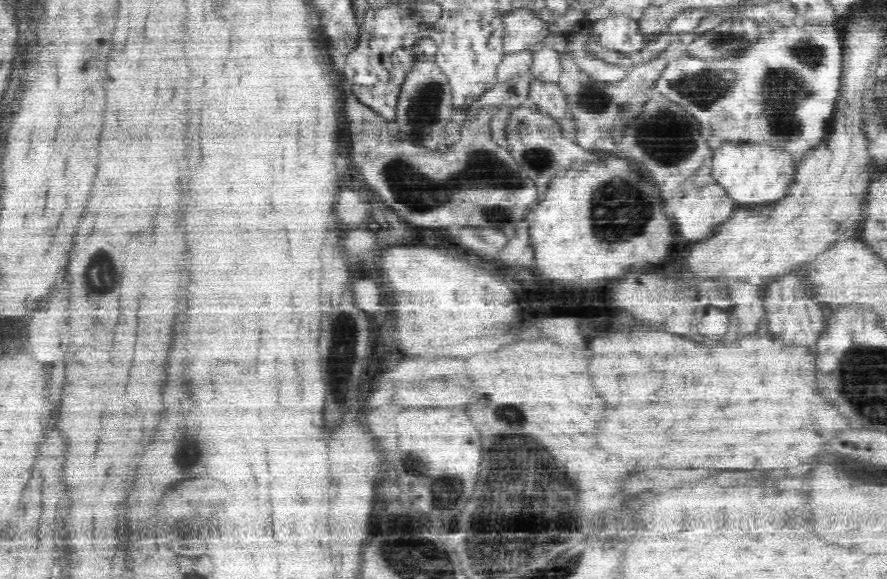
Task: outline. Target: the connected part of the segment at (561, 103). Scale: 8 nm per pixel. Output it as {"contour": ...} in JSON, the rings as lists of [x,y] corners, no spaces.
{"contour":[[[532,73],[529,98],[532,112],[551,117],[566,131],[566,99],[564,99],[558,83],[542,80],[539,76],[533,76]]]}

